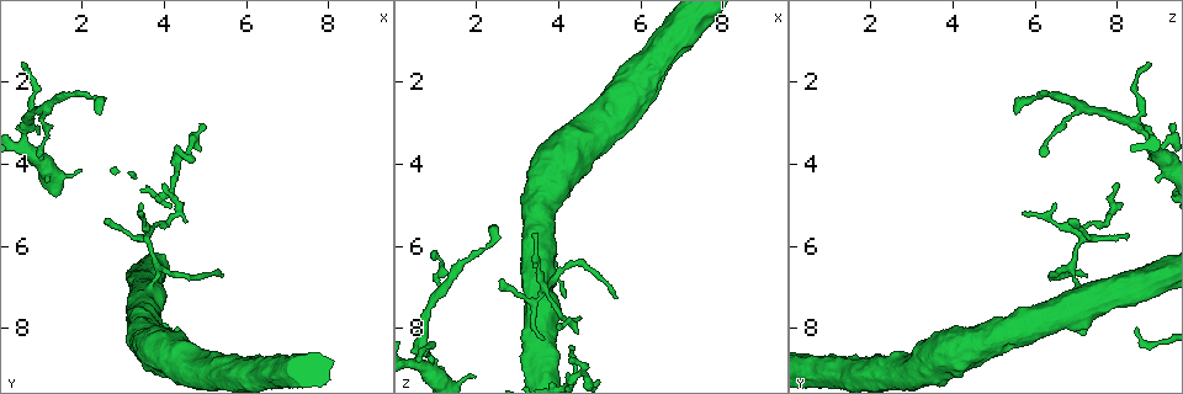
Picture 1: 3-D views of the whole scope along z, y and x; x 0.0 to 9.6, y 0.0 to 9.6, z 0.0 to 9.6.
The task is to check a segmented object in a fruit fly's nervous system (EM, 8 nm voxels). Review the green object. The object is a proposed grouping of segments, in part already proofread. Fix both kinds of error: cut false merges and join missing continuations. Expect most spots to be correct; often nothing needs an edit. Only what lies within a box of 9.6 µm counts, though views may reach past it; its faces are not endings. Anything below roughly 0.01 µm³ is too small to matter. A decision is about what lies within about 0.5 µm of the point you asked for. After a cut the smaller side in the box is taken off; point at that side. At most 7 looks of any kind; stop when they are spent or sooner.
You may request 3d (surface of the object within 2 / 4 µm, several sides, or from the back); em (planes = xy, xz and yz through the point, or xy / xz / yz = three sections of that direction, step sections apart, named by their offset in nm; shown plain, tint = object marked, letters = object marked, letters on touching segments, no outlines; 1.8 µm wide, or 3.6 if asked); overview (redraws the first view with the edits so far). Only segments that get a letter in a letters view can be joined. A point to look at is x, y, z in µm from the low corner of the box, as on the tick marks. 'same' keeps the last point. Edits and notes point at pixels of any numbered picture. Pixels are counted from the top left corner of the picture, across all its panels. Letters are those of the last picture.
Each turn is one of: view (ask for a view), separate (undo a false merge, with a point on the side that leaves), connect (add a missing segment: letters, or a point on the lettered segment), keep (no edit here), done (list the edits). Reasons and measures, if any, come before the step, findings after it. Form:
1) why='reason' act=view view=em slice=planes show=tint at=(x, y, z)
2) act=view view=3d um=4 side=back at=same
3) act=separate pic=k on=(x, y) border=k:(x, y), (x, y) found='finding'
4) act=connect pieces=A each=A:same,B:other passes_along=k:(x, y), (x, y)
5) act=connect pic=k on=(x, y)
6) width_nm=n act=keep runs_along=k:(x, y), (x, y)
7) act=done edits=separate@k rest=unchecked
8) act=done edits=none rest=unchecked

why='three arms meet' act=view view=em slice=xy step=8 show=tint at=(0.90, 3.30, 8.85)

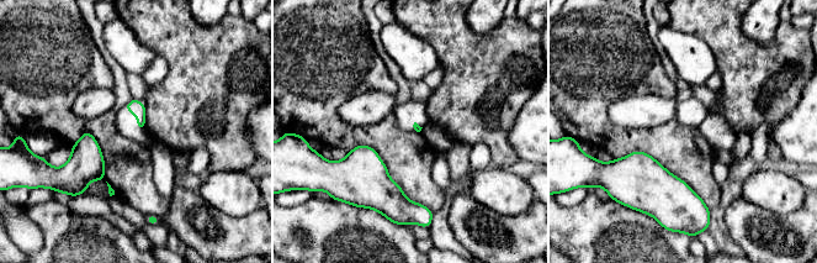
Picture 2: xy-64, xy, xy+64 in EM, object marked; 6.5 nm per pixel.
act=view view=em slice=planes show=letters at=same

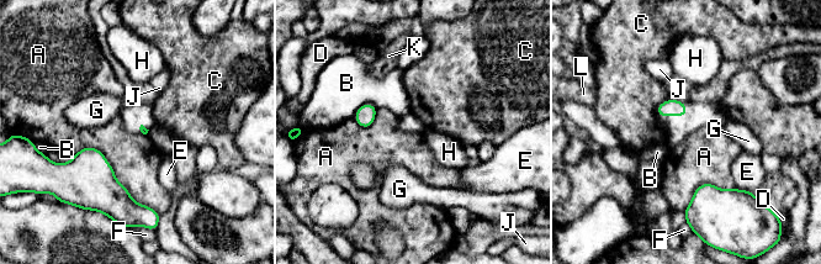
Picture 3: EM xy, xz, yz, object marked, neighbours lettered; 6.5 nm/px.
act=keep each=A:other,B:other,C:other,D:other,E:other,F:other,G:other,H:other,J:other,K:other,L:other border=3:(74, 154), (95, 147), (159, 215) found='no lettered segment goes on from it'

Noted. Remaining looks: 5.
act=view view=em slice=yz step=8 show=tint at=(4.35, 3.60, 8.75)

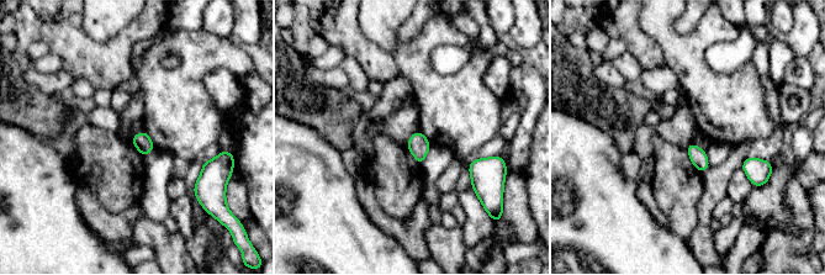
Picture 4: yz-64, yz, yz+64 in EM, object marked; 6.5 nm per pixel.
act=view view=em slice=planes show=letters at=same

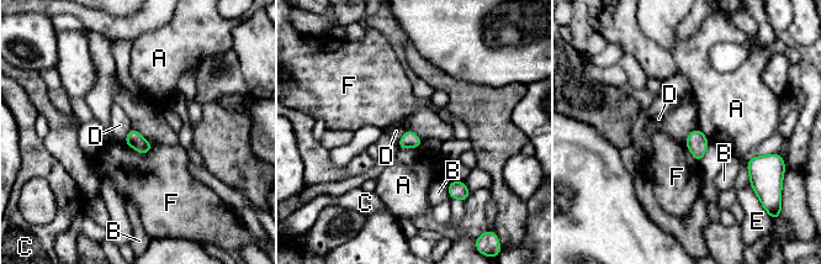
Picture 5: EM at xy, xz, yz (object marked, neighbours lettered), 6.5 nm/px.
width_nm=100 act=keep each=A:other,B:other,C:other,D:other,E:other,F:other border=5:(419, 147), (400, 149) found='none of them fits'

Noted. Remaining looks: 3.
why='three-way junction' act=view view=em um=3.6 slice=planes show=letters at=(1.15, 2.55, 7.05)

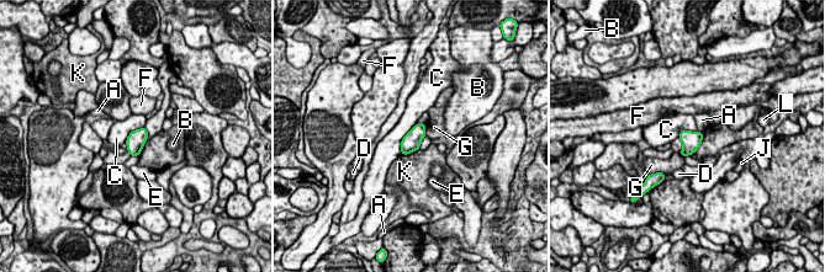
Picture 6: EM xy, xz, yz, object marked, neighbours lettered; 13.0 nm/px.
width_nm=240 act=keep each=A:other,B:other,C:other,D:other,E:other,F:other,G:other,J:other,K:other,L:other border=6:(417, 123), (401, 140), (401, 154) found='all the same cell'

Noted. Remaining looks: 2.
act=done edits=none rest=unchecked

